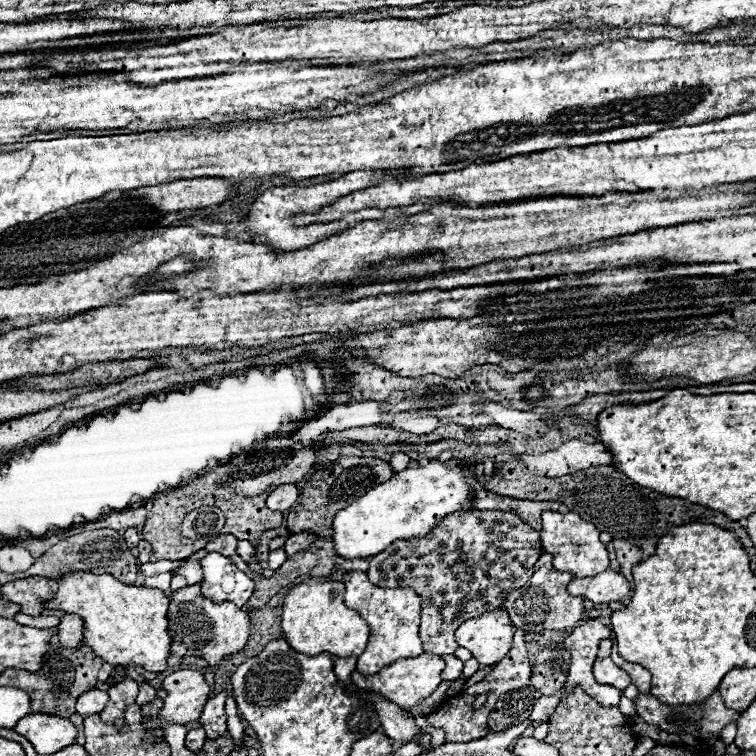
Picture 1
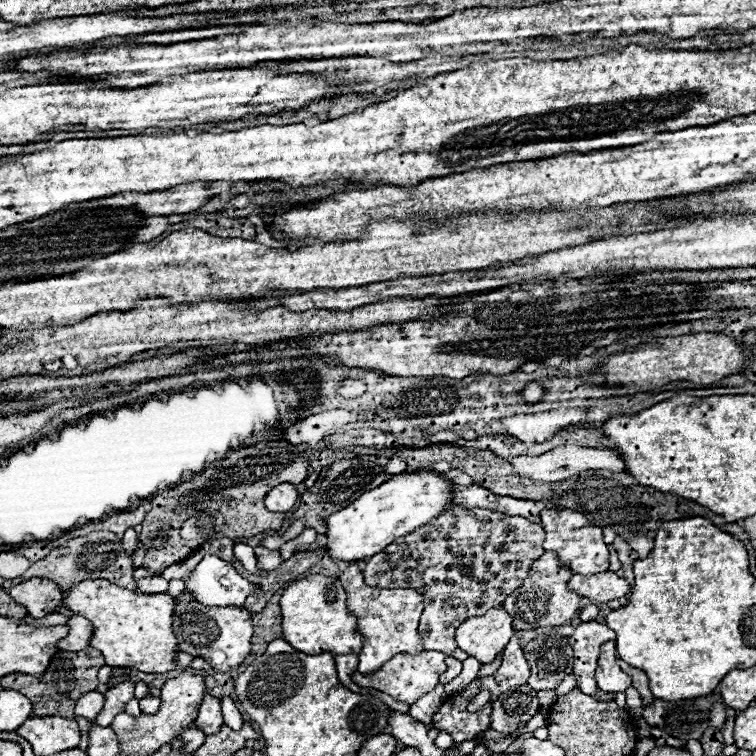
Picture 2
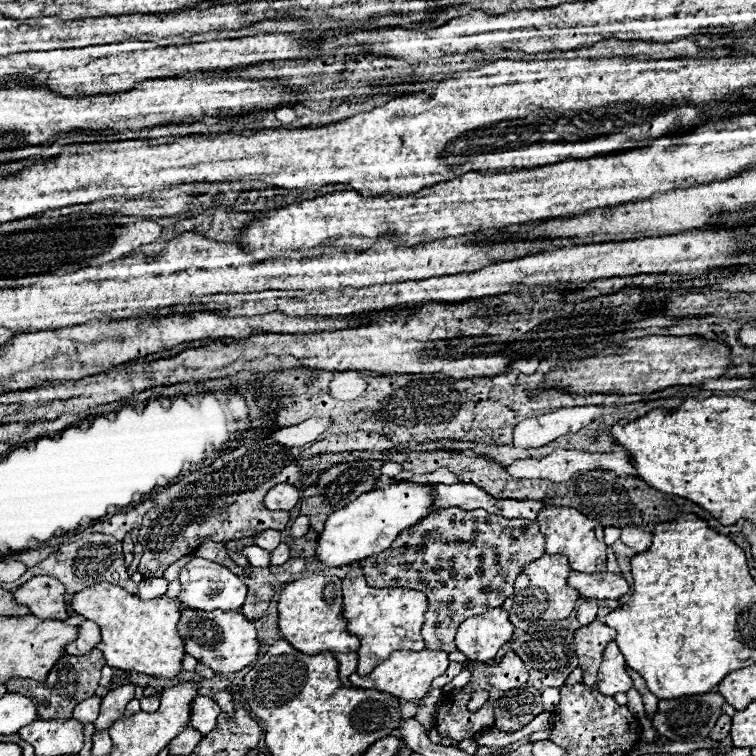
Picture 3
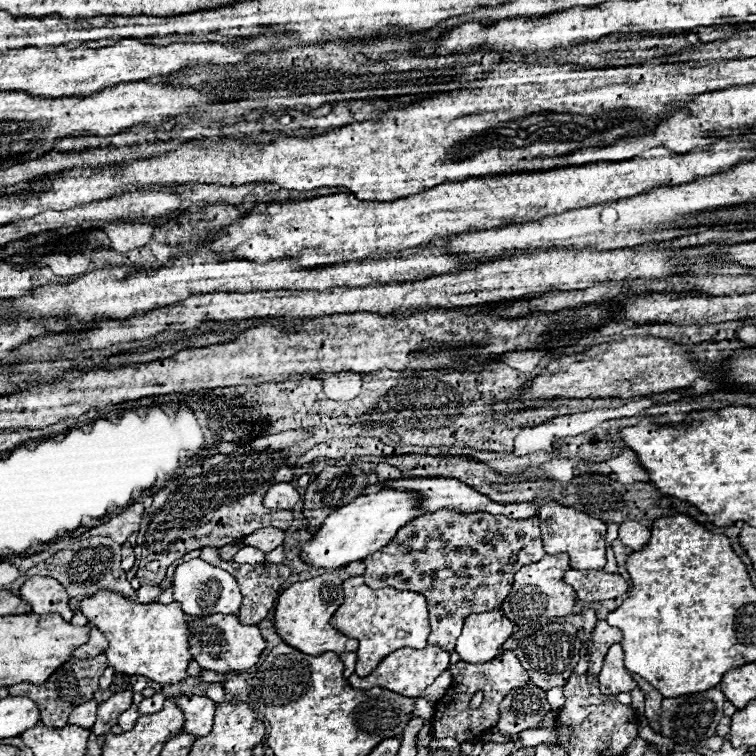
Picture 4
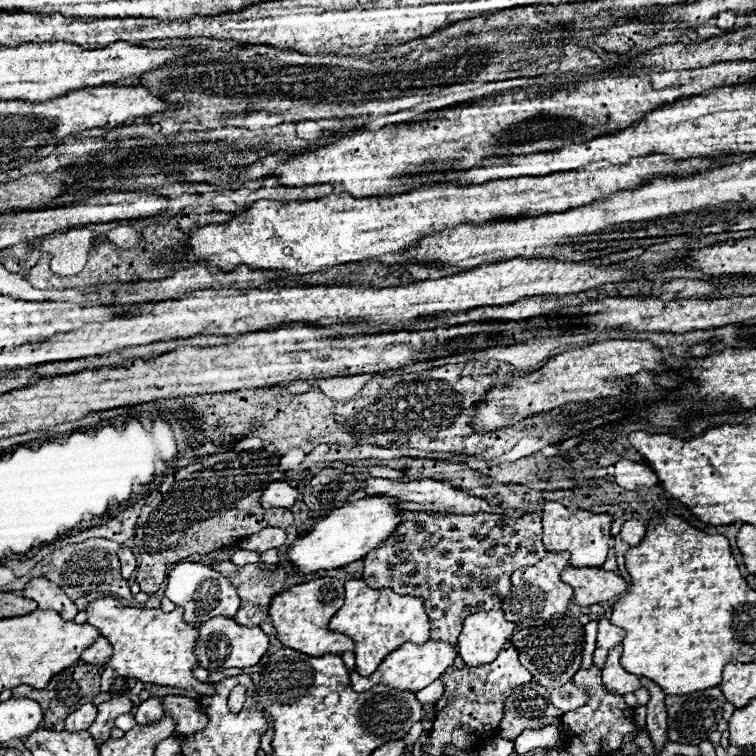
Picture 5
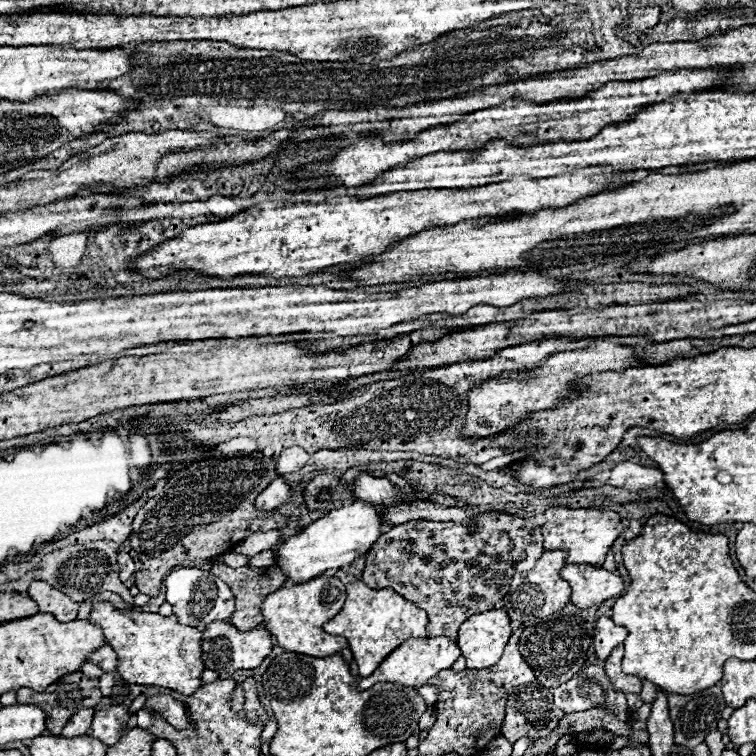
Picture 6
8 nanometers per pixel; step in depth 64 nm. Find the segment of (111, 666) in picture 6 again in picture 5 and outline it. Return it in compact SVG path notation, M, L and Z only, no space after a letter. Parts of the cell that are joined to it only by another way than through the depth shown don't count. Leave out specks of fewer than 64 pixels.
M100 636L96 640L96 644L92 644L90 648L86 648L82 652L82 660L84 662L88 662L88 664L100 664L100 666L106 666L108 660L110 660L110 656L112 656L112 646L110 646L110 642L104 636Z

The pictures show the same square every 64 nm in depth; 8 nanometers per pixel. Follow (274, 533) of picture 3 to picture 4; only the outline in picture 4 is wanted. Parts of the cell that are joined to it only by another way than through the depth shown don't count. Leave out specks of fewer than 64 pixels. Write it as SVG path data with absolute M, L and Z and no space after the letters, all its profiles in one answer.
M260 528L252 536L246 536L242 542L244 542L244 546L254 546L254 548L258 548L262 552L270 552L270 550L282 546L284 532L274 530L274 528Z

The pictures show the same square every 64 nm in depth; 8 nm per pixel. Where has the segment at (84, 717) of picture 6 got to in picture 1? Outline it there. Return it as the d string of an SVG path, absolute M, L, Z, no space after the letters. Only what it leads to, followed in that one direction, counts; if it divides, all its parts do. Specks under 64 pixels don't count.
M88 690L76 702L76 712L82 716L94 716L104 710L108 702L108 694L102 690Z

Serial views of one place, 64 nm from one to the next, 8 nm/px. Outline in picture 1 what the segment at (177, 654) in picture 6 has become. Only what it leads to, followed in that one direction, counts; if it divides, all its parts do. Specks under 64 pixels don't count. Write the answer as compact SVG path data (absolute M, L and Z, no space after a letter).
M74 572L66 574L58 582L58 590L54 598L46 604L46 608L64 610L64 612L76 612L84 618L84 644L94 650L96 656L100 656L104 662L112 666L126 666L136 664L142 666L148 672L164 672L168 670L168 658L170 658L170 646L172 636L168 632L168 606L170 596L166 596L162 590L156 588L144 588L144 586L126 586L118 580L114 580L110 574L90 574L90 572Z

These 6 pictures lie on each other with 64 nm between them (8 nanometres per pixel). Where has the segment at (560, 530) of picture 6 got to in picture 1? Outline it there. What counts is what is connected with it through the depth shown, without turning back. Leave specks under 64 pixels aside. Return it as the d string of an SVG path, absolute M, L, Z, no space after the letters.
M542 512L542 548L544 552L554 554L554 568L560 572L570 572L572 576L596 576L608 570L608 550L600 542L600 532L594 524L582 520L576 512Z

